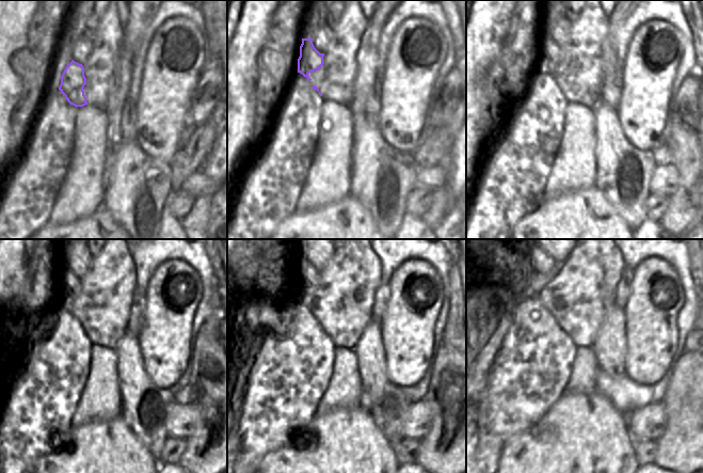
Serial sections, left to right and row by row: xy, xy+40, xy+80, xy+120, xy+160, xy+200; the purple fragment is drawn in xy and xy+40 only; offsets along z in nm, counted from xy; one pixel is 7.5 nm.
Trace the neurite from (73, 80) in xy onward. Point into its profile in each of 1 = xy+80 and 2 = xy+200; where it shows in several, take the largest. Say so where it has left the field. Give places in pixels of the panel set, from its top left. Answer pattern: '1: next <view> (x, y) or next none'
1: next xy+80 (550, 51)
2: next xy+200 (542, 263)

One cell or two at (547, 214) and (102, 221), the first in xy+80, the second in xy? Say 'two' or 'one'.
one

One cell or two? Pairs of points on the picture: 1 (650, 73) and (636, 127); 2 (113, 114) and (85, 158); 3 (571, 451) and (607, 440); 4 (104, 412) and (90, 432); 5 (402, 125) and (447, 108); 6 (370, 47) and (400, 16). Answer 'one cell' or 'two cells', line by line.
1: one cell
2: two cells
3: one cell
4: two cells
5: two cells
6: two cells

